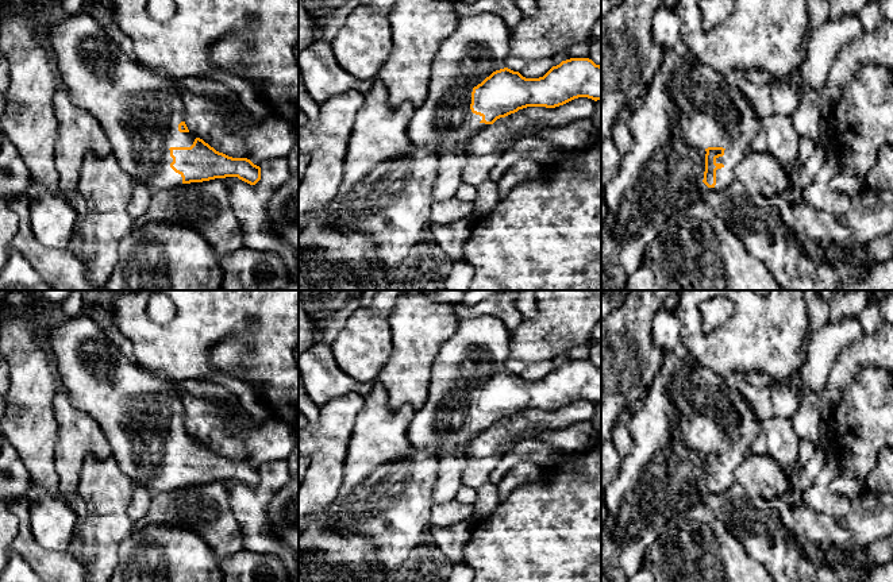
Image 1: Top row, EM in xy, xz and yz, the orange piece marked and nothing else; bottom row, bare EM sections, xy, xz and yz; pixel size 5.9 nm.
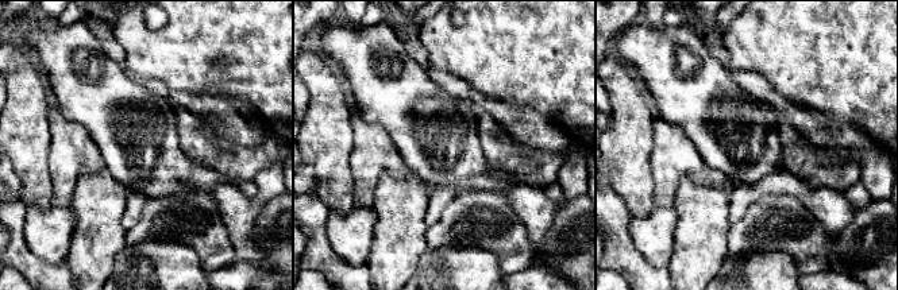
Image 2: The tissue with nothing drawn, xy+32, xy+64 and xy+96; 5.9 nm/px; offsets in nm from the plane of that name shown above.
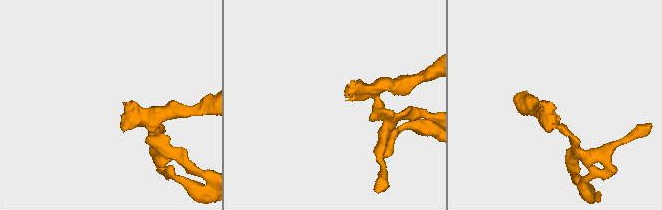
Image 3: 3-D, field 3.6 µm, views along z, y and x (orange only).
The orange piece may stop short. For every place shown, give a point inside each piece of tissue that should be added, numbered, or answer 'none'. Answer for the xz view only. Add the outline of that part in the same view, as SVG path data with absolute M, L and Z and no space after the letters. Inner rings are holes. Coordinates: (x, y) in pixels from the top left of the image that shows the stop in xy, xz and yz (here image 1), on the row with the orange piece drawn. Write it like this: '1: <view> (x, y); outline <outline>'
1: xz (478, 46); outline M496 14L459 19L431 63L428 95L407 128L420 149L438 153L469 142L488 124L470 109L473 88L505 68L511 28Z

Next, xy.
1: xy (139, 111); outline M80 11L47 24L47 43L54 54L59 85L69 93L72 103L88 111L101 126L112 149L112 155L120 167L131 176L134 184L145 185L150 192L172 189L182 184L181 174L170 163L170 147L190 147L195 136L180 132L178 124L184 122L182 92L169 74L157 74L154 68L138 62L132 54L124 53L113 43L104 28L86 12Z

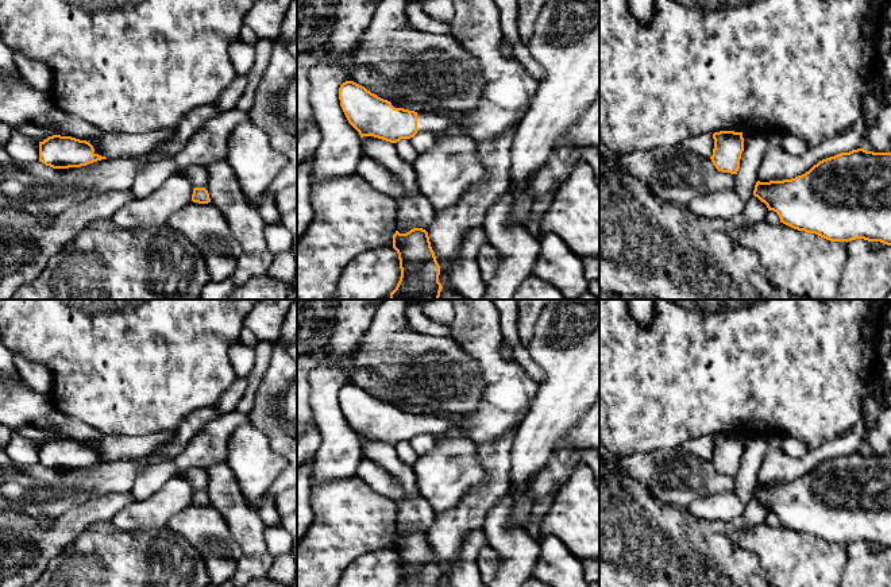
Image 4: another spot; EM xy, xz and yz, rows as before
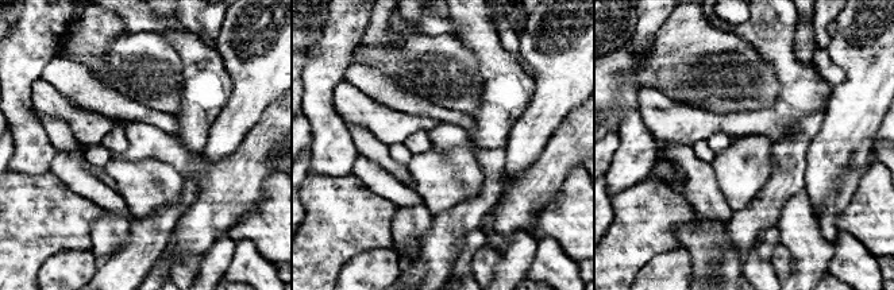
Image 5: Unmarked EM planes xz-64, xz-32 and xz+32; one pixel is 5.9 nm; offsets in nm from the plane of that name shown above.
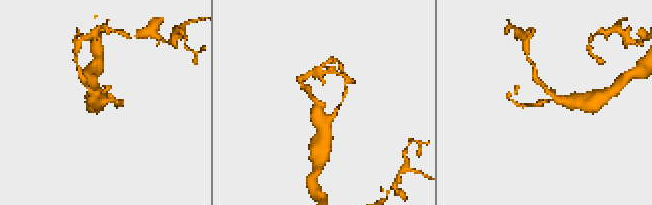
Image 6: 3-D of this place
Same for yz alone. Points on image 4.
none

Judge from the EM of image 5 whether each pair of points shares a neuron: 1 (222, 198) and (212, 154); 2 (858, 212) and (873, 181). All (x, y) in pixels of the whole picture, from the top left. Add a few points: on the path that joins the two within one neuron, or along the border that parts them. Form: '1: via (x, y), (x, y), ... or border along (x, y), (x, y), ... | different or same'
1: border along (241, 144), (212, 163), (208, 163), (201, 153) | different
2: via (866, 204), (873, 197), (873, 189) | same

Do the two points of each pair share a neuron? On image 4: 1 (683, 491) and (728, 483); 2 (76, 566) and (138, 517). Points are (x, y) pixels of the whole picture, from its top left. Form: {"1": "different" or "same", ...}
{"1": "same", "2": "different"}

